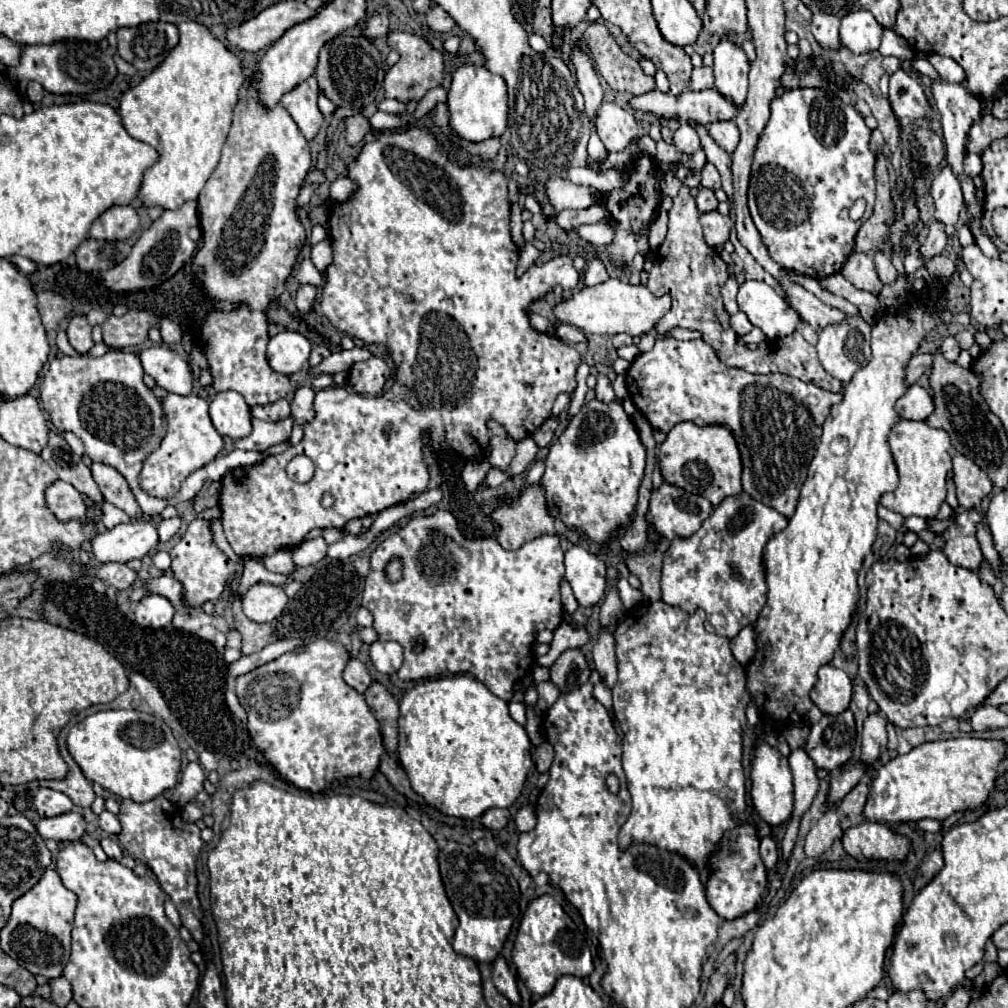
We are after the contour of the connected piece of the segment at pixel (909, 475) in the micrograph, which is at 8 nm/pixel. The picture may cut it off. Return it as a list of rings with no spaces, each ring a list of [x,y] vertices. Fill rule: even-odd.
[[[901,419],[895,423],[895,427],[891,427],[889,447],[899,471],[899,485],[895,491],[885,493],[879,503],[903,517],[917,515],[923,519],[933,519],[947,495],[945,477],[951,469],[949,435],[943,429],[929,427],[925,421]]]

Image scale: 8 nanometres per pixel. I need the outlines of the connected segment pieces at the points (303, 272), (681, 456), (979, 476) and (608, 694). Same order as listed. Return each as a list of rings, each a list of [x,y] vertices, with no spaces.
[[[305,259],[305,261],[299,263],[297,279],[299,279],[299,283],[309,283],[313,287],[321,287],[321,283],[323,283],[323,275],[315,269],[311,259]]]
[[[677,423],[659,445],[657,461],[667,483],[683,487],[695,495],[699,495],[701,487],[701,495],[711,503],[721,503],[725,497],[741,493],[739,449],[733,433],[721,425],[697,427],[695,423]]]
[[[959,453],[953,457],[953,471],[959,505],[965,509],[979,509],[983,497],[993,491],[993,483],[989,481],[987,473],[977,467],[971,459]]]
[[[602,681],[595,684],[593,689],[593,695],[607,710],[613,708],[612,691],[605,687]]]

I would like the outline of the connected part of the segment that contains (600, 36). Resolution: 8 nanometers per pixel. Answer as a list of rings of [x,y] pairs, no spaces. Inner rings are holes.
[[[591,23],[583,33],[583,41],[587,43],[587,51],[591,51],[597,73],[611,85],[611,89],[629,95],[641,95],[655,89],[653,77],[647,77],[639,63],[621,51],[605,25]]]

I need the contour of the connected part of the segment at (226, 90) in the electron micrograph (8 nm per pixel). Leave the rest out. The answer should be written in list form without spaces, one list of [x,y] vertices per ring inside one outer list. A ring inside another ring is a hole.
[[[195,21],[179,23],[179,43],[169,51],[167,59],[155,67],[139,85],[125,91],[119,113],[127,133],[139,141],[153,145],[159,151],[159,161],[145,171],[141,183],[141,199],[147,207],[161,205],[163,209],[177,209],[189,199],[197,199],[205,181],[219,163],[223,143],[227,139],[233,109],[239,101],[239,89],[245,83],[245,73],[239,55],[229,51],[205,25]]]

